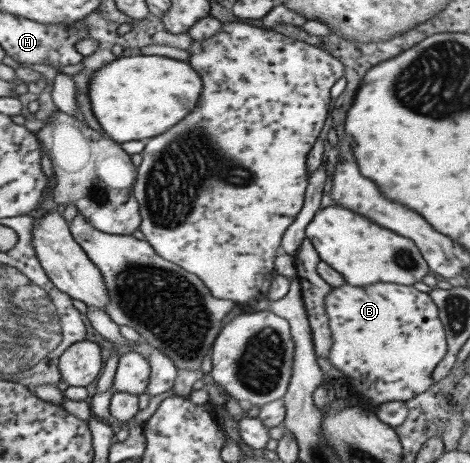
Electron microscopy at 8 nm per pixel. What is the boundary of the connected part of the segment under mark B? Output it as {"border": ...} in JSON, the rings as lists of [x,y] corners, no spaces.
{"border":[[[382,282],[364,287],[345,283],[340,287],[332,287],[330,293],[324,297],[324,313],[331,340],[328,362],[342,374],[348,389],[348,398],[356,396],[356,402],[362,405],[362,409],[373,412],[382,402],[406,402],[431,386],[431,373],[446,354],[444,331],[436,306],[431,301],[428,294],[418,292],[412,285]]]}

